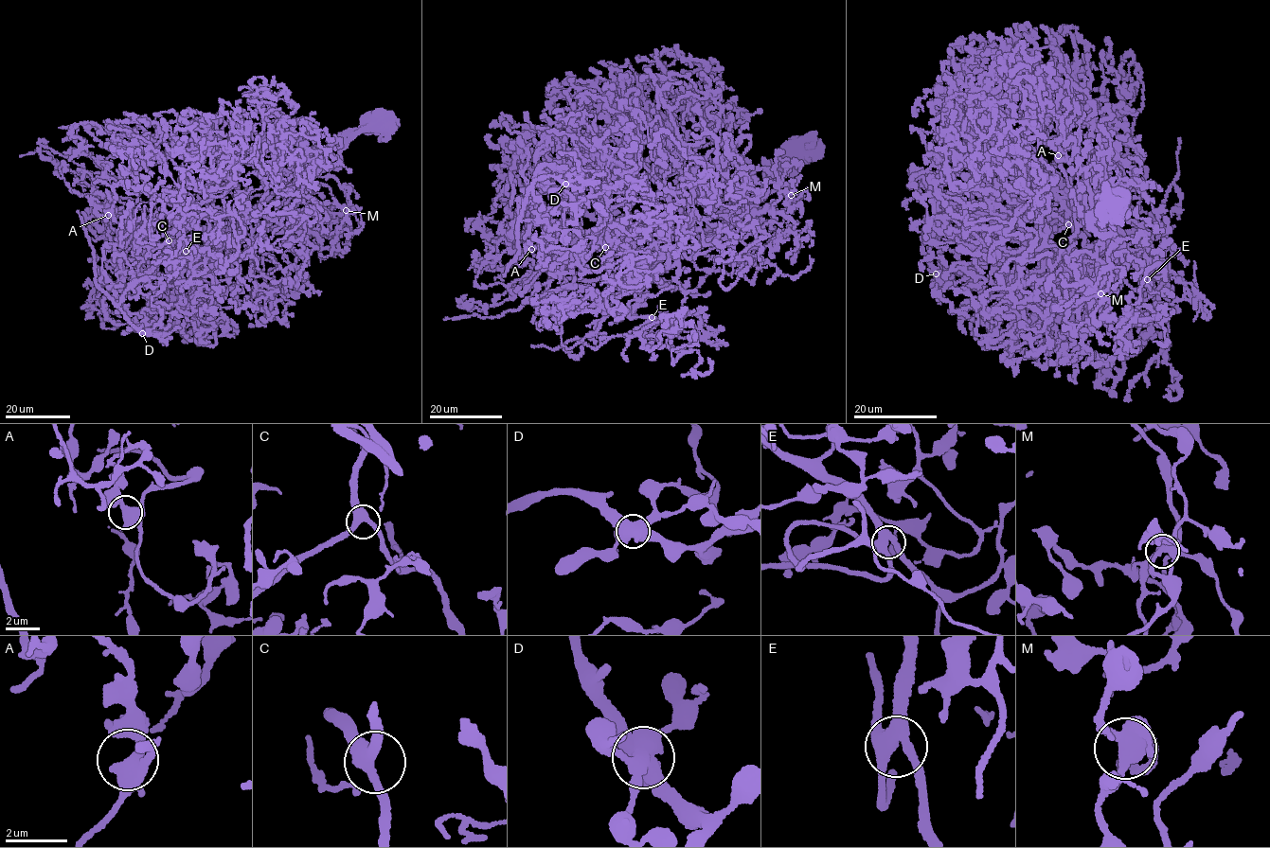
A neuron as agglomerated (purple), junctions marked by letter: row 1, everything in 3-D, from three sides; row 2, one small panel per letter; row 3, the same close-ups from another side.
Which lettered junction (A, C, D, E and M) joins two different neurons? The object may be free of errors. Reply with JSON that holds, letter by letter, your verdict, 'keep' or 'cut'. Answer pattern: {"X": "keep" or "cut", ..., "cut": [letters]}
{"A": "keep", "C": "keep", "D": "cut", "E": "keep", "M": "keep", "cut": ["D"]}

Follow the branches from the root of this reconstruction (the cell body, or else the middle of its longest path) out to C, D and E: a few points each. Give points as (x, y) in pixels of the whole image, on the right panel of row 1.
C: (1112, 203), (1092, 227), (1117, 238), (1117, 250), (1113, 225), (1071, 205), (1068, 224)
D: (1112, 203), (1092, 227), (1117, 250), (1113, 225), (1071, 205), (1021, 256), (927, 227), (936, 273)
E: (1112, 203), (1092, 227), (1117, 238), (1114, 249), (1114, 233), (1139, 237), (1147, 279)

